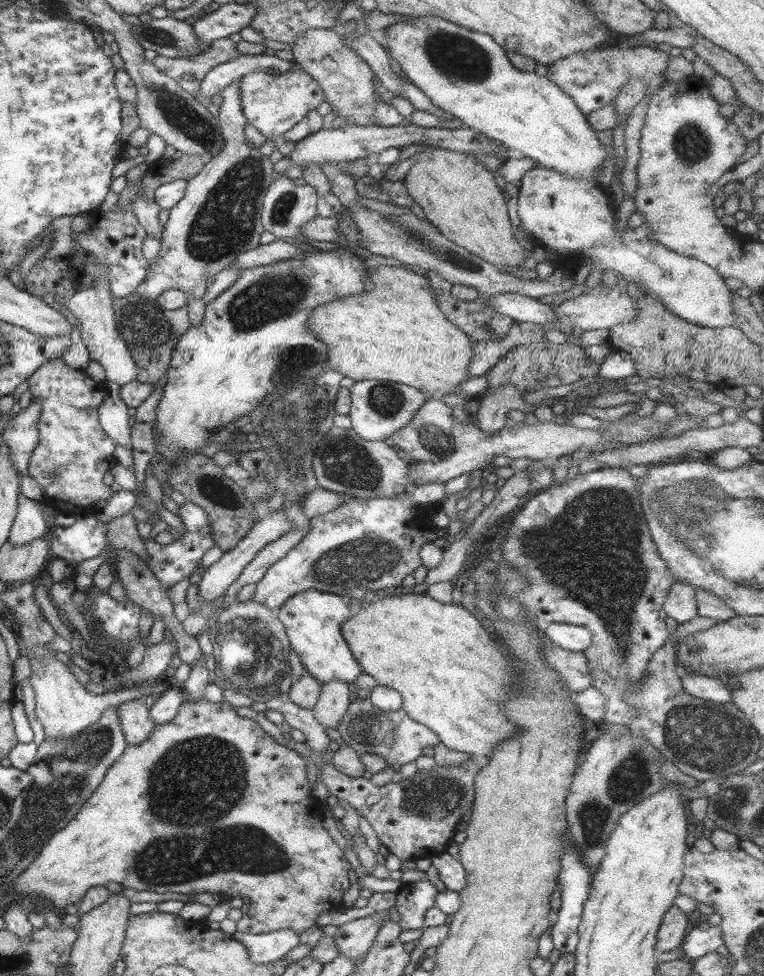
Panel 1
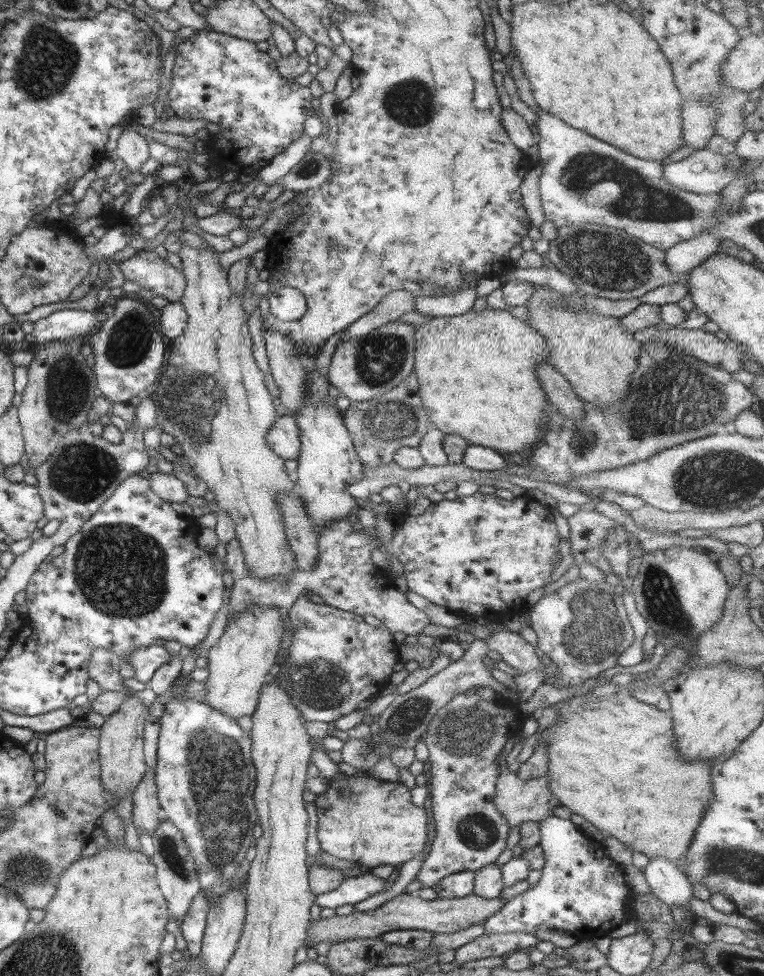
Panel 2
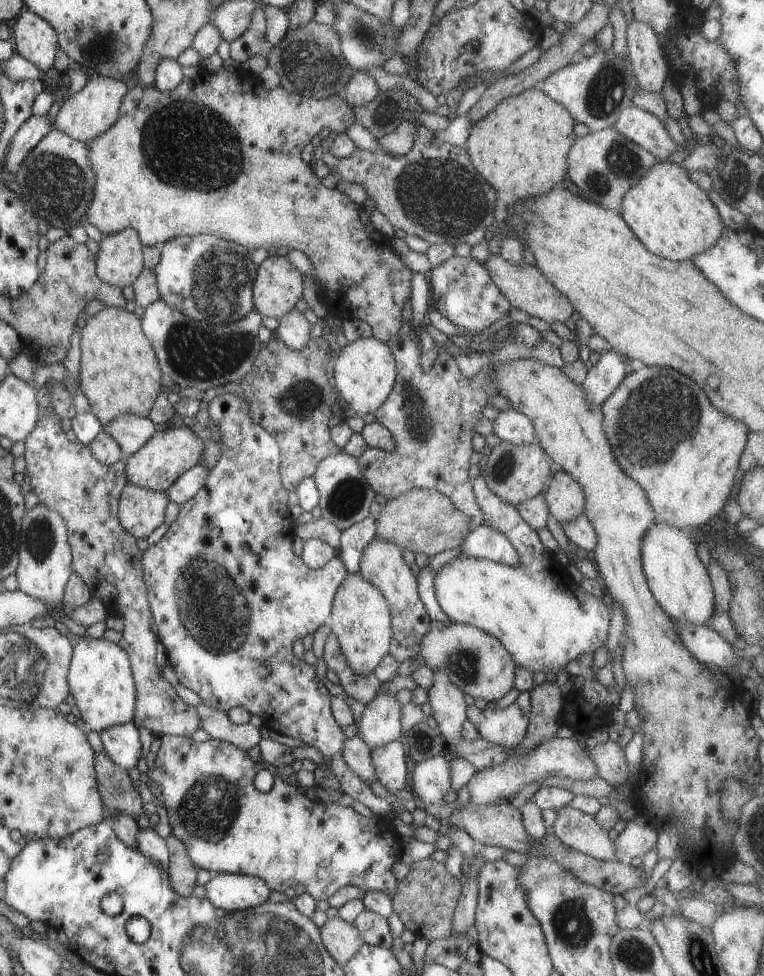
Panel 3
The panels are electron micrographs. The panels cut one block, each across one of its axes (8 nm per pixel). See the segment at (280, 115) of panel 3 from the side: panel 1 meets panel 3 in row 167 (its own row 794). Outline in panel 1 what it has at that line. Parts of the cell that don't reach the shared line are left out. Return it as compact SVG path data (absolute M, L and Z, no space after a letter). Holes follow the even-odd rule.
M202 699L195 703L183 702L175 717L168 724L155 725L149 737L141 744L128 746L119 756L118 760L107 769L105 776L99 786L87 797L83 807L77 815L59 831L55 832L47 844L39 851L34 862L18 876L13 885L6 888L9 894L15 898L43 898L49 902L50 907L62 914L65 906L77 904L87 888L93 886L104 887L107 882L120 884L126 892L141 892L150 890L159 894L166 892L177 892L177 894L226 894L231 898L231 902L238 903L241 898L248 898L251 902L251 912L245 918L239 919L236 923L236 930L249 934L263 934L281 928L289 928L293 932L305 932L307 928L317 923L317 916L327 912L327 910L345 910L341 896L349 888L347 873L350 865L343 857L343 851L335 846L335 842L329 834L321 827L322 812L320 804L310 795L312 787L309 786L306 774L306 763L293 750L284 748L276 744L273 738L269 737L261 728L247 718L237 716L235 710L228 703L223 701L218 704L209 703ZM201 844L203 852L193 852L193 848L183 848L183 846L193 846Z

